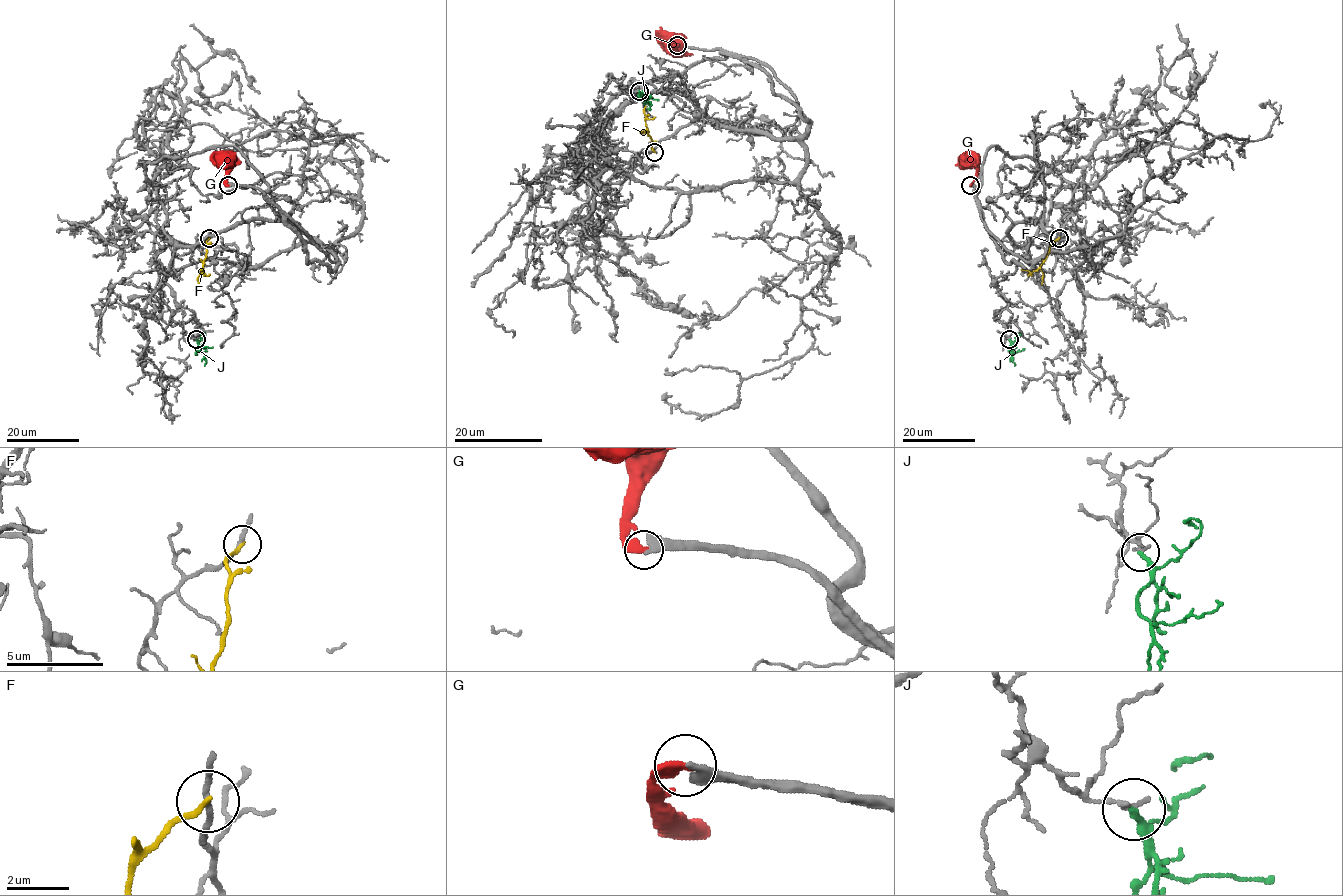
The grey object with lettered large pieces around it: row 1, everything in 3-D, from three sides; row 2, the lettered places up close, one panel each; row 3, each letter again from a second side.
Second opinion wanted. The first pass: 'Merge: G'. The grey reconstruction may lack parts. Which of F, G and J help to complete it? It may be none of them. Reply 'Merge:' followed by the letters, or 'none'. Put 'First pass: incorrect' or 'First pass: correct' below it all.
Merge: G
First pass: correct

